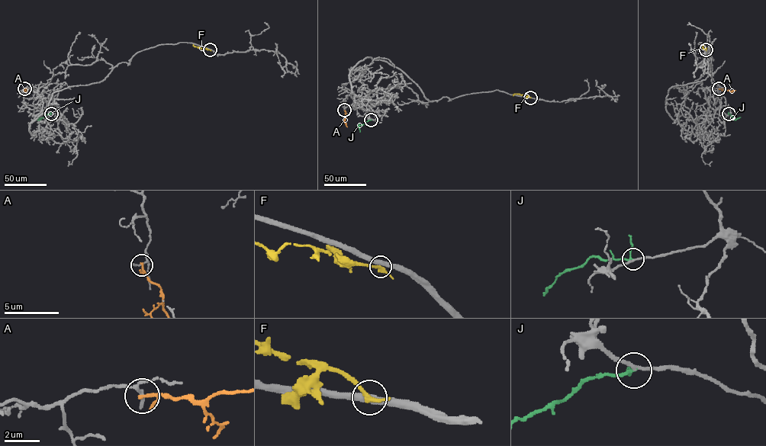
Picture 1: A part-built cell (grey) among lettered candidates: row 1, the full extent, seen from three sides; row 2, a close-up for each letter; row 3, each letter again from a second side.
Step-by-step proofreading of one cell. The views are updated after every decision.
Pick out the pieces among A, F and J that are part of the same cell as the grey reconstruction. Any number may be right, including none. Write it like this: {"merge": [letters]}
{"merge": ["J"]}

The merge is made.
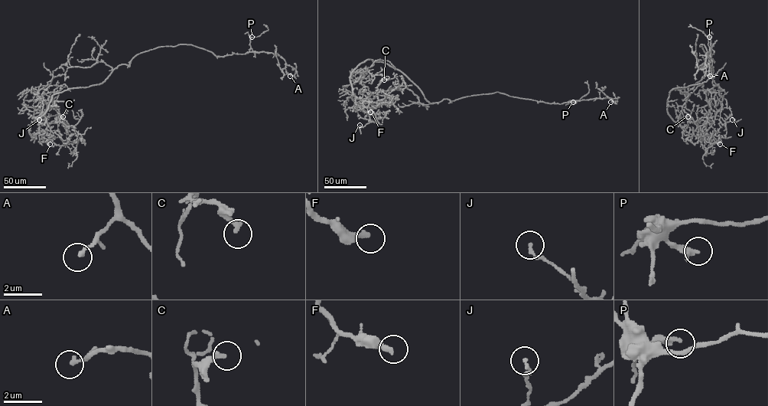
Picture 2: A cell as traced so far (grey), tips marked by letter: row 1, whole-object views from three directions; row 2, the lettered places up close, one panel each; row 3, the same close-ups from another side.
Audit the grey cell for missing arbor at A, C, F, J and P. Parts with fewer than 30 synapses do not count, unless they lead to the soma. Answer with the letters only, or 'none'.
F

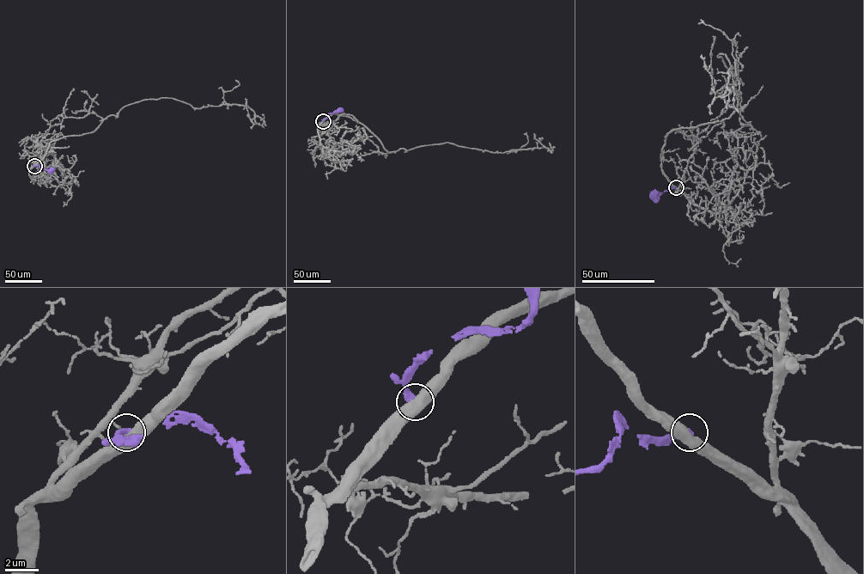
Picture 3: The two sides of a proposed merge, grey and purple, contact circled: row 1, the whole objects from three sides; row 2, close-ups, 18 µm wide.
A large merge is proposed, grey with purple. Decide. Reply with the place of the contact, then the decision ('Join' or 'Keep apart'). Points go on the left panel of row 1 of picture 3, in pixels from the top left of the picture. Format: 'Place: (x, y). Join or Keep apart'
Place: (34, 166). Keep apart

